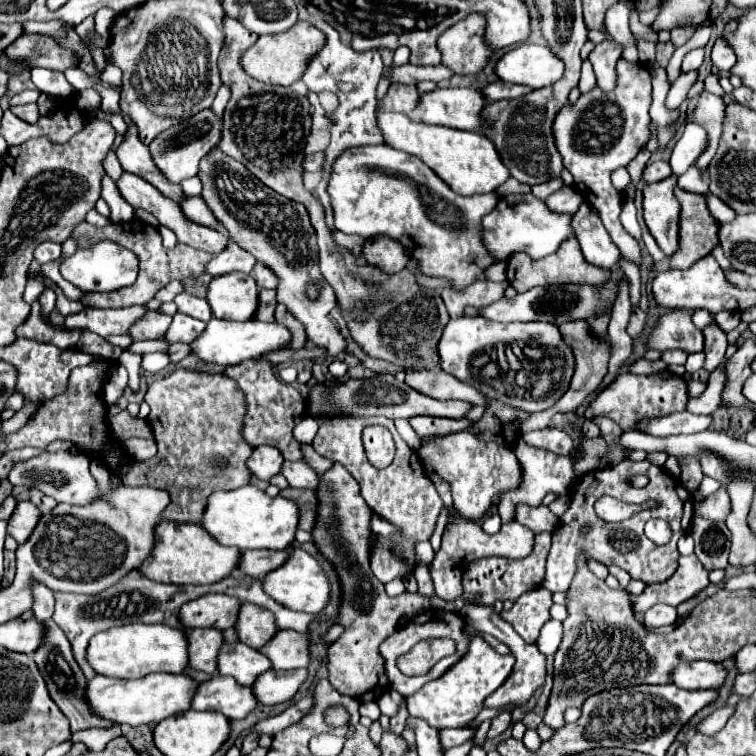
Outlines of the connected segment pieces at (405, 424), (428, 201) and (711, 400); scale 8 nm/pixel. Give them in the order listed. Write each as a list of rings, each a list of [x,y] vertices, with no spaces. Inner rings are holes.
[[[397,419],[394,421],[395,427],[410,448],[418,449],[420,447],[420,438],[413,430],[409,421],[406,419]]]
[[[385,144],[347,148],[333,162],[327,190],[335,228],[367,238],[383,234],[401,242],[413,258],[419,258],[427,276],[449,278],[453,288],[483,280],[483,270],[495,262],[479,244],[479,218],[495,208],[499,196],[495,192],[479,196],[455,194],[419,158],[407,158],[407,152]]]
[[[736,343],[728,345],[724,361],[710,374],[706,390],[697,398],[689,398],[686,406],[688,412],[710,415],[719,407],[721,403],[721,392],[725,382],[725,362],[737,349]]]

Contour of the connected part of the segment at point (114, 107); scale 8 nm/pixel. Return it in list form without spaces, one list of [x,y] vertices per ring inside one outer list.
[[[101,82],[93,84],[93,90],[99,92],[99,96],[101,96],[101,110],[103,110],[103,112],[119,112],[119,114],[123,114],[123,112],[119,110],[119,94],[117,94],[115,90],[103,86]]]

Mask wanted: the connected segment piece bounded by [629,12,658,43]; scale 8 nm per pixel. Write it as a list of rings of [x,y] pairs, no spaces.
[[[632,12],[629,19],[630,30],[637,39],[644,39],[651,42],[658,42],[658,35],[651,26],[643,25],[638,19],[638,13]]]

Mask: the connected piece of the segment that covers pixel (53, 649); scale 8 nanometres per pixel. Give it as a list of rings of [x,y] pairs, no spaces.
[[[45,620],[43,622],[45,626],[45,636],[41,640],[41,646],[35,650],[35,662],[39,666],[39,672],[41,676],[45,678],[45,684],[47,684],[47,690],[53,698],[53,702],[59,706],[59,710],[67,716],[69,724],[71,724],[71,730],[81,730],[81,728],[93,728],[93,726],[111,726],[107,724],[105,720],[95,720],[89,712],[87,712],[87,706],[83,706],[83,692],[85,692],[85,676],[83,672],[79,670],[79,666],[75,664],[75,658],[71,654],[71,646],[69,646],[69,640],[65,638],[65,634],[61,632],[61,628],[53,622],[53,620]]]

